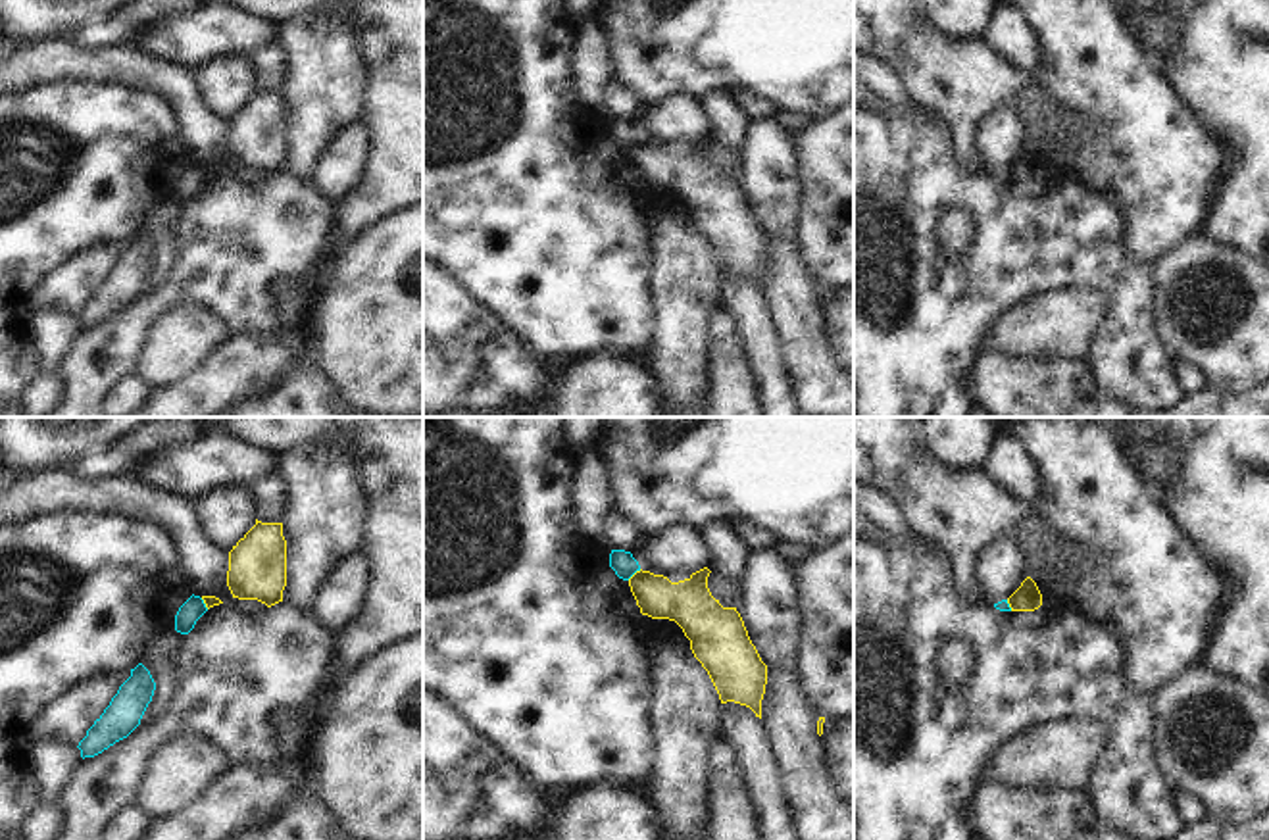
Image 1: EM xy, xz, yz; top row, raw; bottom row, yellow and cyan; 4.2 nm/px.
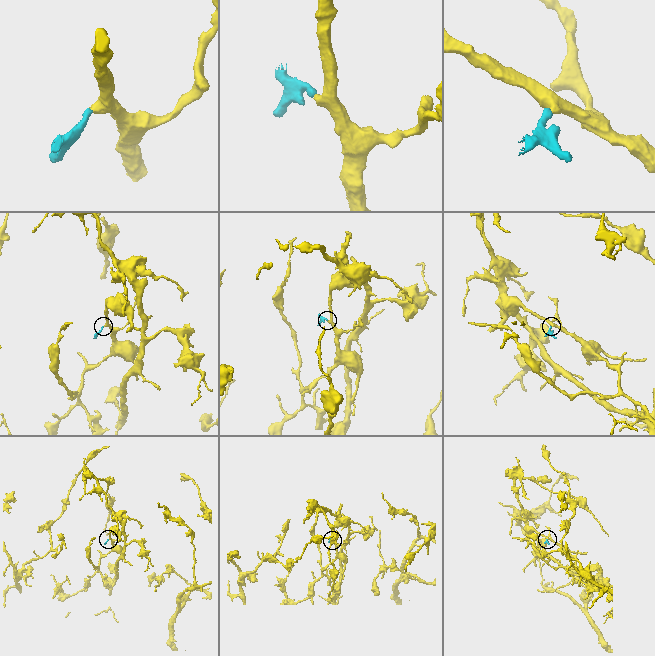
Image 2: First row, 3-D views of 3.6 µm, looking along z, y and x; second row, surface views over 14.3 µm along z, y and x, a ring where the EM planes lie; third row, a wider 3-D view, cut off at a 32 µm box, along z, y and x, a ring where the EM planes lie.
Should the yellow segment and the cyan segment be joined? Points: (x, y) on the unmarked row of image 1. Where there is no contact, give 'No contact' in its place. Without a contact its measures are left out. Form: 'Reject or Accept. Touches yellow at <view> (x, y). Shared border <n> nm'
Reject. Touches yellow at xz (635, 143). Shared border 80 nm.

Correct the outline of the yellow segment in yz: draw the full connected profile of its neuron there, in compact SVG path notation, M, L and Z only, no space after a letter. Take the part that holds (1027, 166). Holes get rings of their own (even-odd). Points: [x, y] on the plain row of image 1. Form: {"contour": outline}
{"contour": "M1027 146L1021 156L1008 167L1011 181L1034 181L1042 175L1042 163L1036 152Z"}

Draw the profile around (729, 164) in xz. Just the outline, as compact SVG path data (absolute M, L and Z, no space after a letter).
M709 142L708 146L708 158L711 165L723 175L723 177L738 177L740 173L740 158L723 146Z

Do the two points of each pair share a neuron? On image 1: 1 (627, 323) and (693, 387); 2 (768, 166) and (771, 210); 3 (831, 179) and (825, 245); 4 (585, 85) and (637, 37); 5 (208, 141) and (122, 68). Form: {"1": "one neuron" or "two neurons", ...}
{"1": "two neurons", "2": "one neuron", "3": "one neuron", "4": "two neurons", "5": "one neuron"}

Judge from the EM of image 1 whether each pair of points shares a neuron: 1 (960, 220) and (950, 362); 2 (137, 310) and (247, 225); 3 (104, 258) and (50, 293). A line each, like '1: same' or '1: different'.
1: different
2: same
3: same

